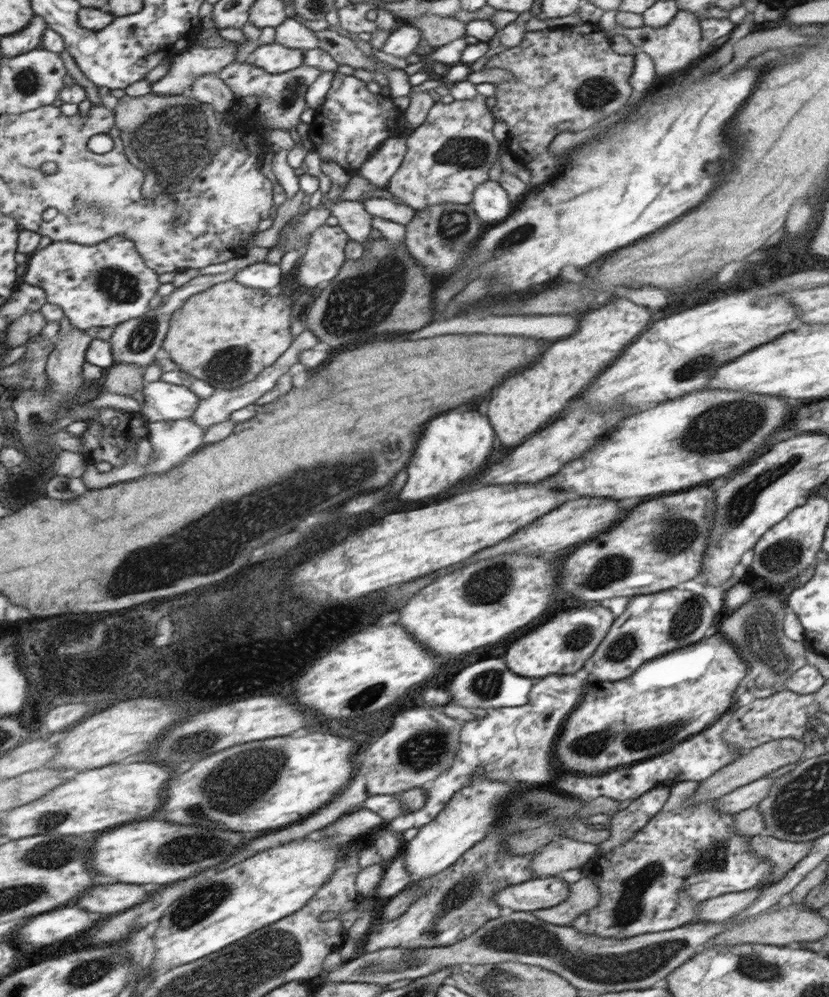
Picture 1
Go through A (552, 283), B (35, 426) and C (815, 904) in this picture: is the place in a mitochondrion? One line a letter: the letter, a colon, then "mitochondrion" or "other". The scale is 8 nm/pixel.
A: other
B: mitochondrion
C: other

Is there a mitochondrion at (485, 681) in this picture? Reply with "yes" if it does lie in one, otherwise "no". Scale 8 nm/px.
yes

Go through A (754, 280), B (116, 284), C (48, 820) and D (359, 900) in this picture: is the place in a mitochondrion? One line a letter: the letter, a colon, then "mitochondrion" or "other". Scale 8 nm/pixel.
A: other
B: mitochondrion
C: mitochondrion
D: other

